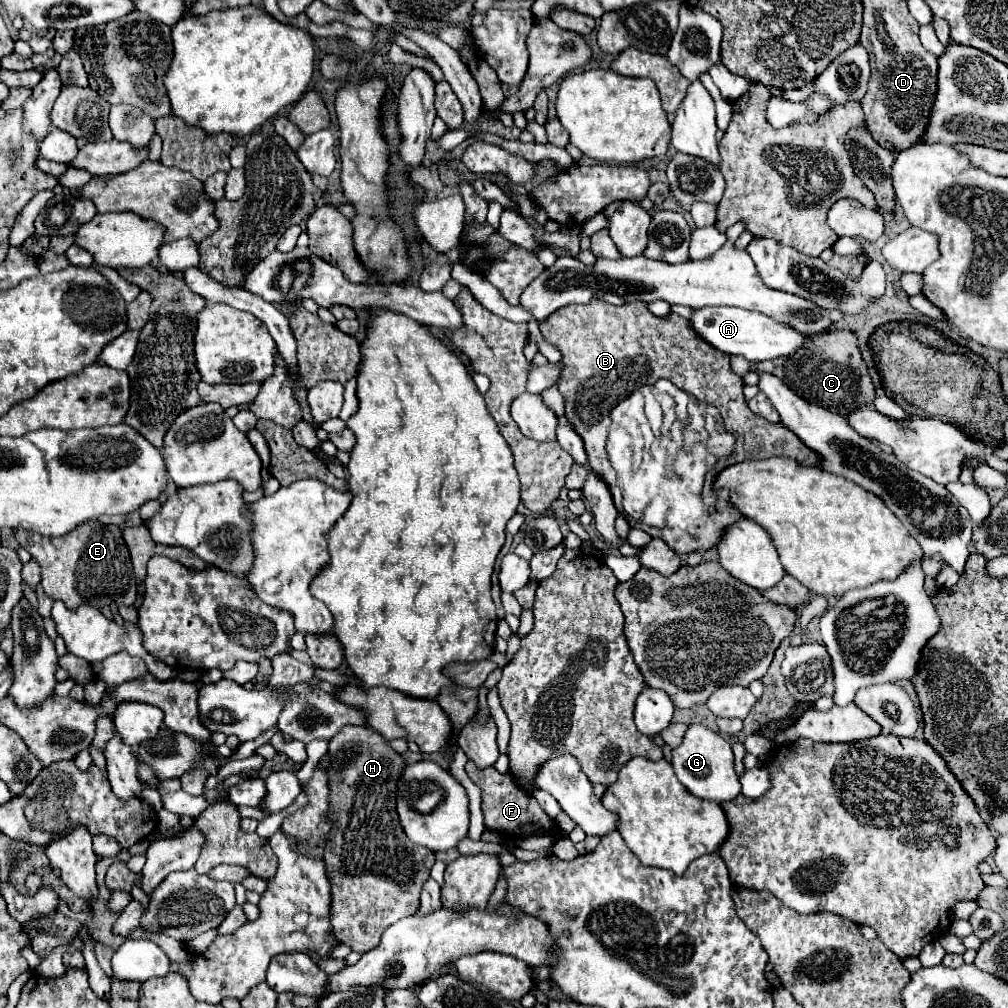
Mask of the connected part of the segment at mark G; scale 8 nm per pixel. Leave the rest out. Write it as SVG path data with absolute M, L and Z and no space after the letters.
M690 725L684 733L682 743L672 751L672 767L680 783L696 797L710 799L716 803L732 801L736 795L740 795L740 781L734 773L734 753L726 739L722 739L718 733L710 731L704 725Z

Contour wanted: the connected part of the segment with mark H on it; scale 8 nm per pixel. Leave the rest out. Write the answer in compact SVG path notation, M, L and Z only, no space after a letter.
M348 725L328 743L330 761L326 765L330 781L330 803L328 821L332 821L332 833L324 847L324 865L332 885L332 935L338 943L348 945L356 953L366 953L380 943L382 933L402 917L416 913L420 905L422 885L430 877L434 865L434 853L422 845L414 845L402 831L396 815L396 783L404 771L404 759L398 755L388 741L360 725Z

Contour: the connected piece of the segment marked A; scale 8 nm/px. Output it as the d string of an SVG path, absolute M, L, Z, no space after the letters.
M702 307L692 313L688 323L692 325L692 331L696 331L696 335L708 341L708 345L712 345L714 349L726 355L742 355L752 363L794 353L808 341L804 333L798 333L788 325L780 325L778 321L762 313L752 313L738 307Z

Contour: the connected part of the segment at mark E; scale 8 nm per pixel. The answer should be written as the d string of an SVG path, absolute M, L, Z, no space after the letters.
M86 521L66 533L64 537L40 537L38 533L16 529L14 531L18 543L30 551L30 555L42 567L42 587L50 599L60 599L68 609L78 609L80 605L92 605L98 609L116 609L116 607L130 607L136 601L136 577L130 563L128 547L122 539L122 531L116 525L102 525L100 521Z

